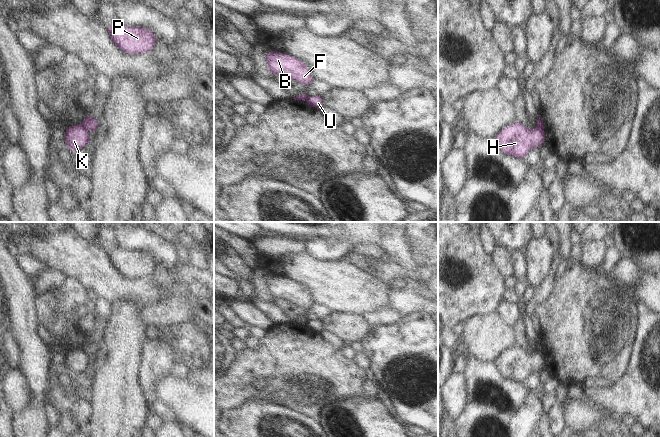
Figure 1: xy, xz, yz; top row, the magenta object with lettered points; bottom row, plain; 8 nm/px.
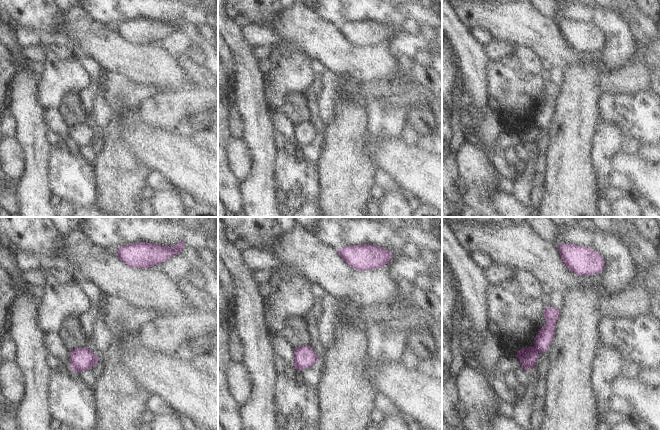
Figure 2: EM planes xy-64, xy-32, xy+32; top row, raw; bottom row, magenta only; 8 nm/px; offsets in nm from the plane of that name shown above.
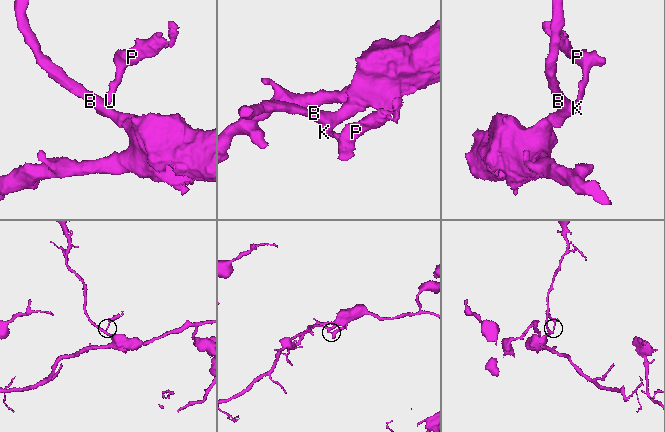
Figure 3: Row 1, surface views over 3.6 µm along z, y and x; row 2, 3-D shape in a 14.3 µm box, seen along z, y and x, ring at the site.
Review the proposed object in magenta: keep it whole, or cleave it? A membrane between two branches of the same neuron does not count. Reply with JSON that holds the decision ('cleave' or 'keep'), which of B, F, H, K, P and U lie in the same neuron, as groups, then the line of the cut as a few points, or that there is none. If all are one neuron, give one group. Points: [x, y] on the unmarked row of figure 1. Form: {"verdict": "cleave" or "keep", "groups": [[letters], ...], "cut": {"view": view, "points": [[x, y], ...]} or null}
{"verdict": "cleave", "groups": [["B", "F", "H", "K"], ["P", "U"]], "cut": {"view": "xy", "points": [[80, 348], [86, 355]]}}

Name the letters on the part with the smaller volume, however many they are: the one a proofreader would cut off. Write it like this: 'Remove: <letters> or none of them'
Remove: P, U

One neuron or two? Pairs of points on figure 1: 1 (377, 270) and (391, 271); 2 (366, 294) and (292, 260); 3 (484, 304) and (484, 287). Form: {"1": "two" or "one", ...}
{"1": "one", "2": "one", "3": "one"}

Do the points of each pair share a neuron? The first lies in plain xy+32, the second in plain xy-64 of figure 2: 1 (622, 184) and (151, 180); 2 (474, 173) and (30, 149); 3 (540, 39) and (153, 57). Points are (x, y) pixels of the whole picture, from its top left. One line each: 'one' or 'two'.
1: one
2: two
3: one

